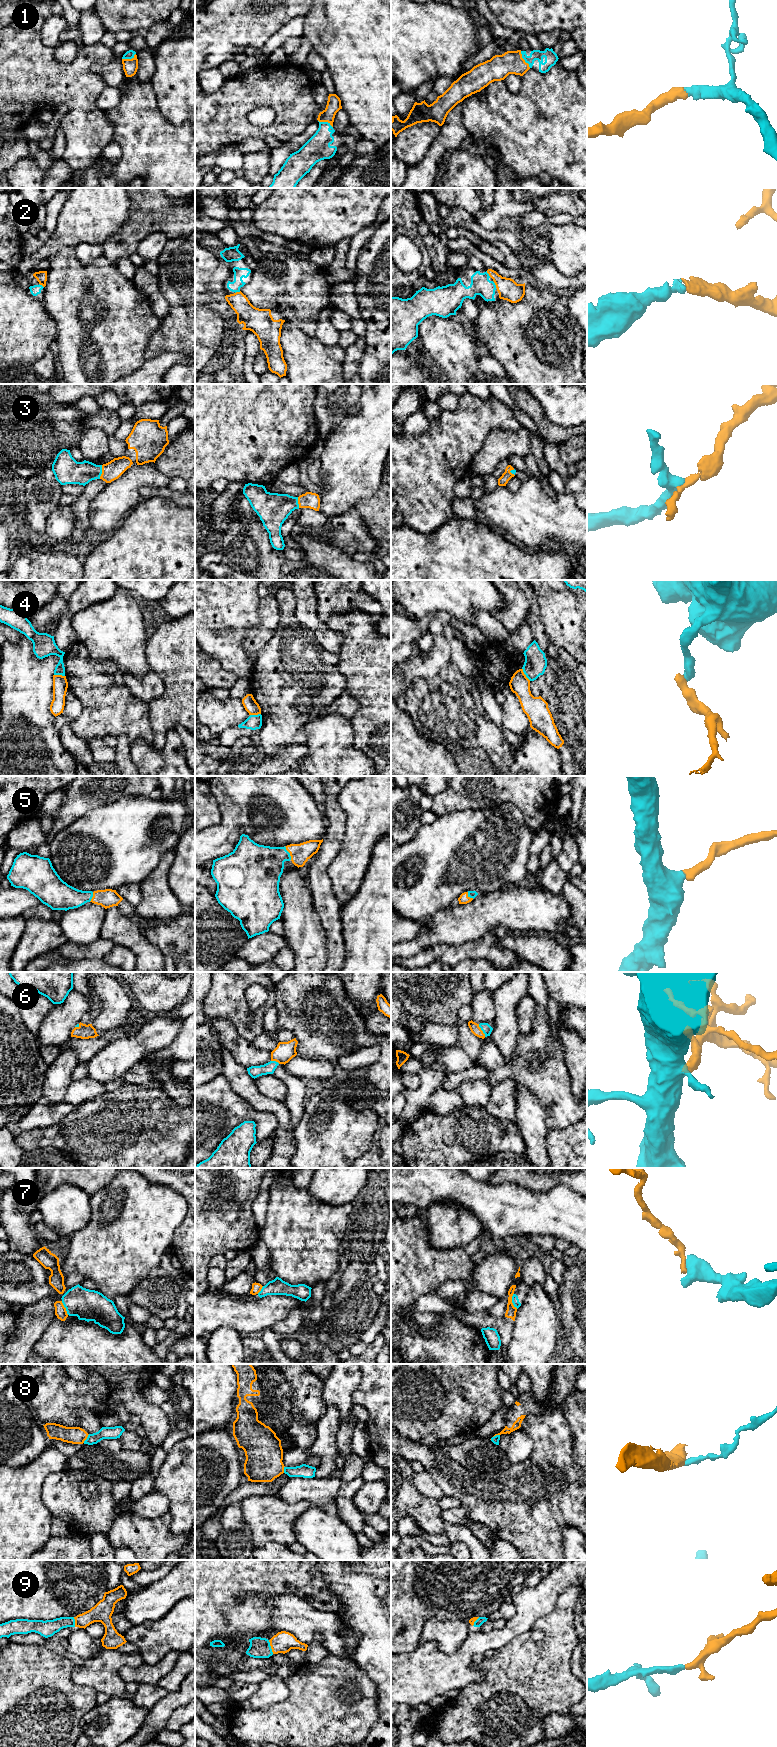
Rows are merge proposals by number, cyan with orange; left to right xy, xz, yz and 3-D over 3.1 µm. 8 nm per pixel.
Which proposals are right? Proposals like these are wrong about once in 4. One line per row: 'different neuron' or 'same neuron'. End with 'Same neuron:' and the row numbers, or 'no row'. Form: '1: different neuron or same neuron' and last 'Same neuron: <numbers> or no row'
1: same neuron
2: same neuron
3: same neuron
4: different neuron
5: same neuron
6: same neuron
7: different neuron
8: different neuron
9: same neuron
Same neuron: 1, 2, 3, 5, 6, 9

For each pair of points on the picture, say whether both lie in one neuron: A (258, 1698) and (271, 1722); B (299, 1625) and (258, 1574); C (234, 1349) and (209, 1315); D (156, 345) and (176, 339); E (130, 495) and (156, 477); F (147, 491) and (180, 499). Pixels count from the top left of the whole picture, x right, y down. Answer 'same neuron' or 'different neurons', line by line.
A: different neurons
B: different neurons
C: different neurons
D: same neuron
E: same neuron
F: same neuron

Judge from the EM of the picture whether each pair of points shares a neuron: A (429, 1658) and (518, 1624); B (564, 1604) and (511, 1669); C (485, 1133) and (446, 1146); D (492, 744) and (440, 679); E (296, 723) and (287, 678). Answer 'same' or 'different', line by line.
A: same
B: same
C: same
D: same
E: same

